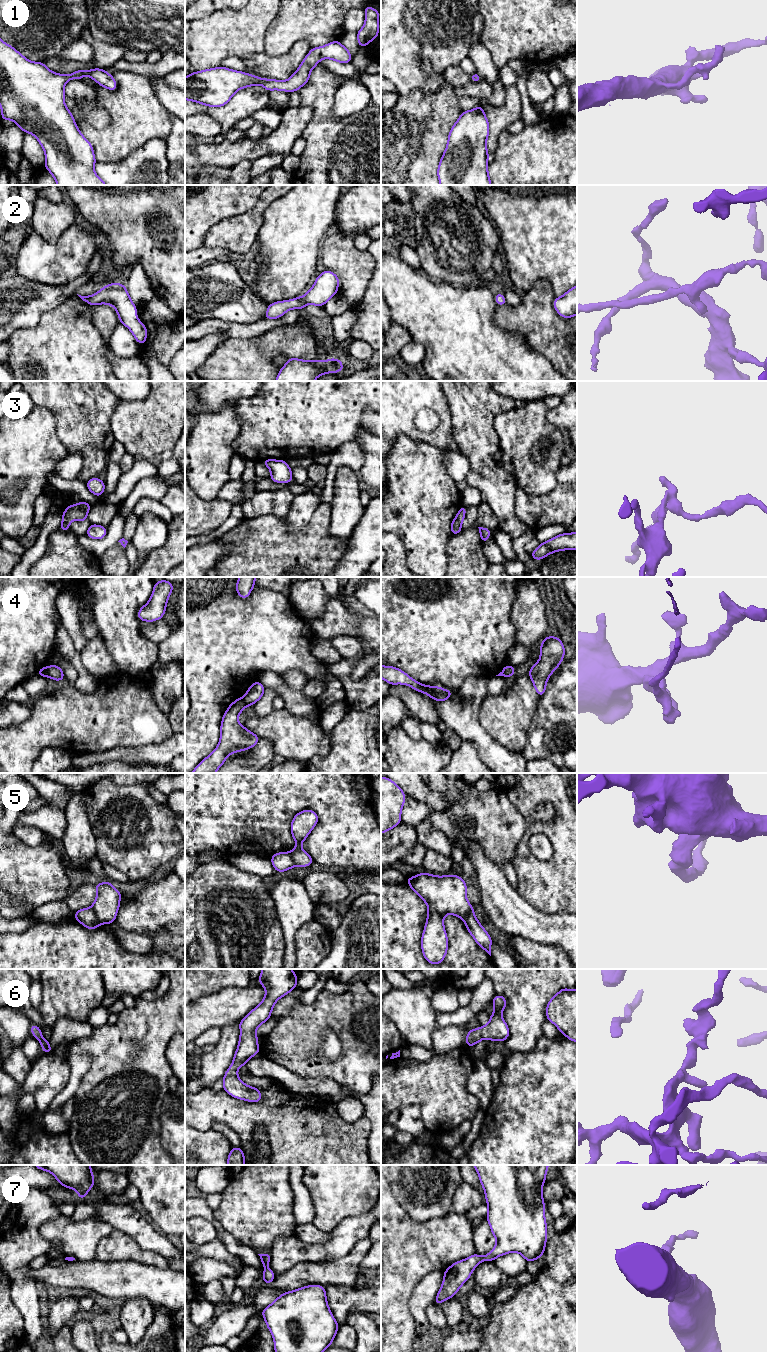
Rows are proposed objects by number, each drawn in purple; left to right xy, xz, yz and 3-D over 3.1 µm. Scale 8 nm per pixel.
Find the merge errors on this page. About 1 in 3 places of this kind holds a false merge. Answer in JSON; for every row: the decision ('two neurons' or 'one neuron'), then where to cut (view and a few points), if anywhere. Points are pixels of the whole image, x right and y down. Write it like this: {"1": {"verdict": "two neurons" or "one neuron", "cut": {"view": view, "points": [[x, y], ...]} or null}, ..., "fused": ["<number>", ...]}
{"1": {"verdict": "one neuron", "cut": null}, "2": {"verdict": "one neuron", "cut": null}, "3": {"verdict": "one neuron", "cut": null}, "4": {"verdict": "two neurons", "cut": {"view": "xy", "points": [[47, 667], [48, 675]]}}, "5": {"verdict": "two neurons", "cut": {"view": "xy", "points": [[90, 908], [100, 923]]}}, "6": {"verdict": "one neuron", "cut": null}, "7": {"verdict": "one neuron", "cut": null}, "fused": ["4", "5"]}

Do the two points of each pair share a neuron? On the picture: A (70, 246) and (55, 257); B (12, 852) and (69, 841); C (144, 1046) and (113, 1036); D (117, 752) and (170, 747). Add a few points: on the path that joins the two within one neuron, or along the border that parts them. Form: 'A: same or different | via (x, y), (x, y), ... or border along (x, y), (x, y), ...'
A: same | via (66, 250), (59, 257)
B: different | border along (64, 852), (66, 856)
C: same | via (136, 1038), (133, 1035), (121, 1035)
D: same | via (130, 754), (157, 754)

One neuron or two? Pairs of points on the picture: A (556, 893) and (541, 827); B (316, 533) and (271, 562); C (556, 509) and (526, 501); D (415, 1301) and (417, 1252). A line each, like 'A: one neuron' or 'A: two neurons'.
A: one neuron
B: one neuron
C: one neuron
D: two neurons

